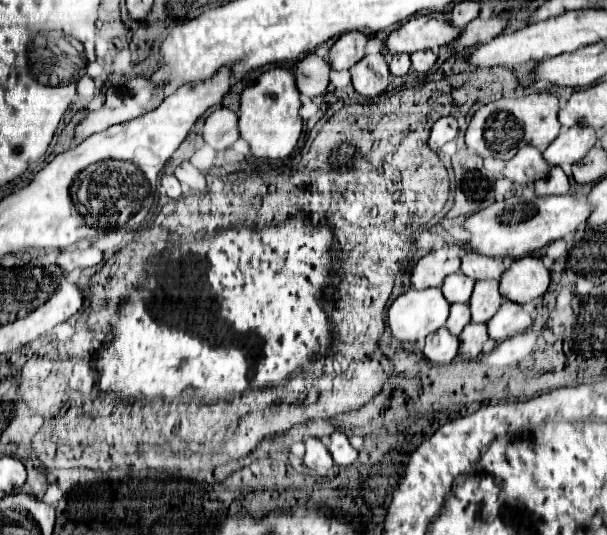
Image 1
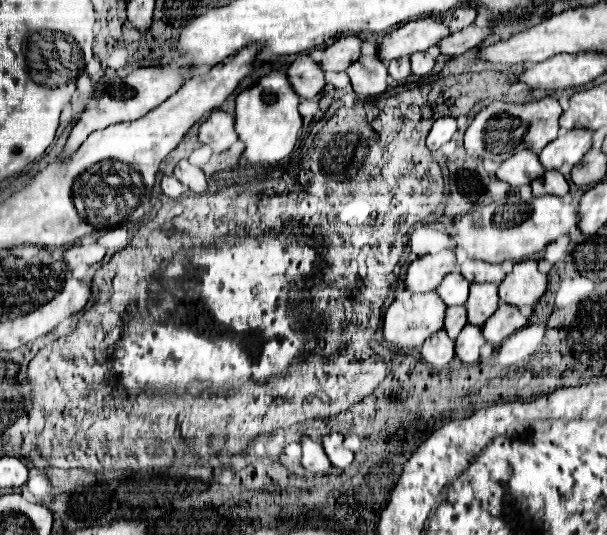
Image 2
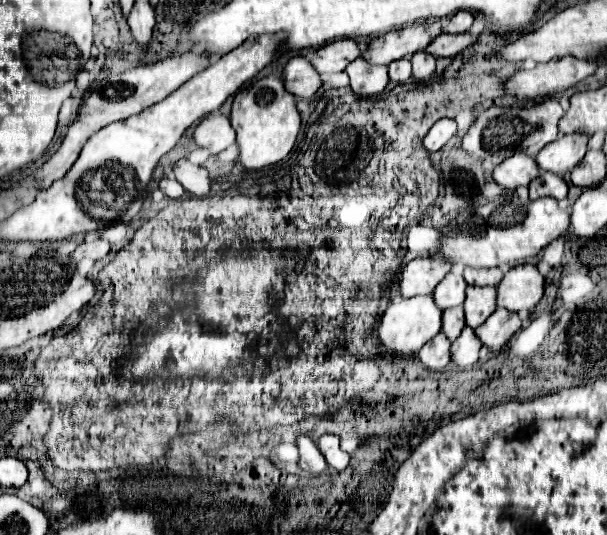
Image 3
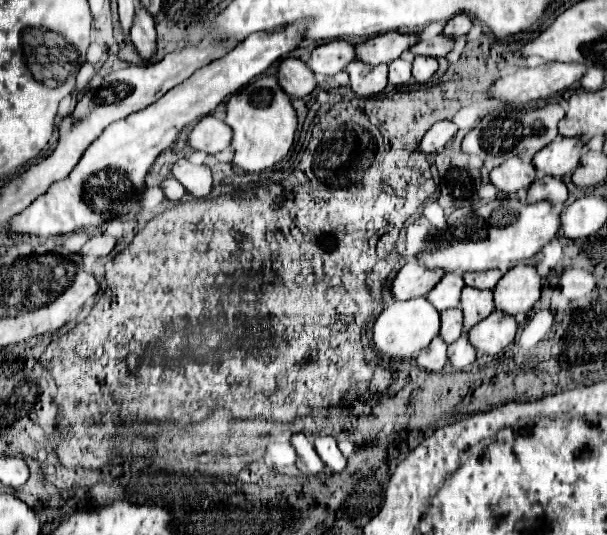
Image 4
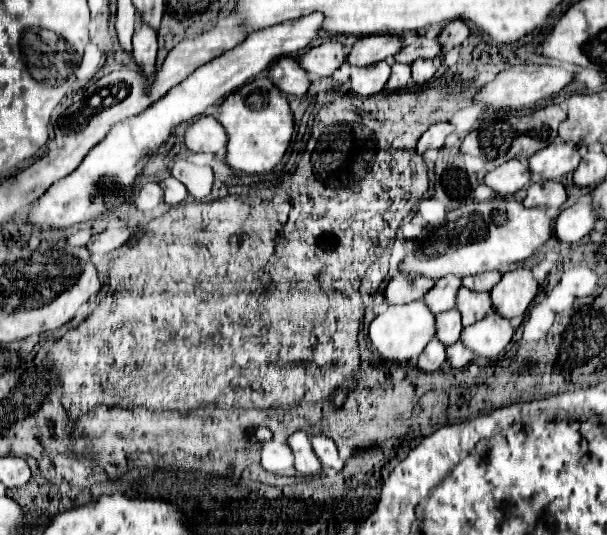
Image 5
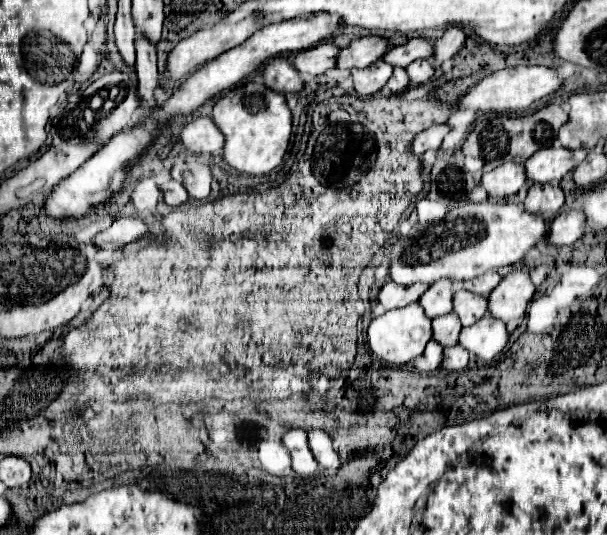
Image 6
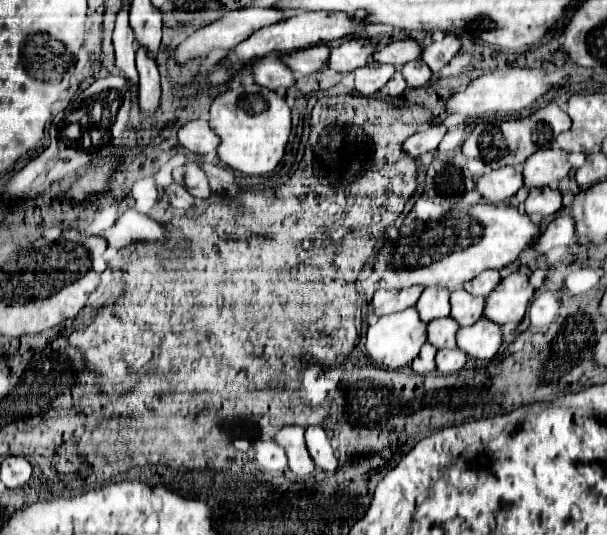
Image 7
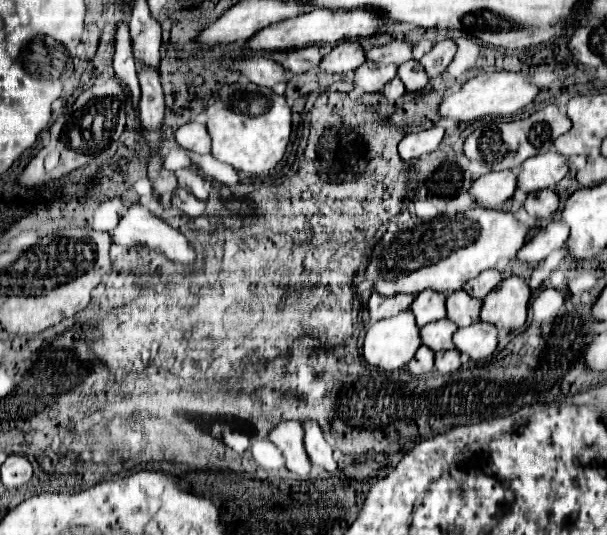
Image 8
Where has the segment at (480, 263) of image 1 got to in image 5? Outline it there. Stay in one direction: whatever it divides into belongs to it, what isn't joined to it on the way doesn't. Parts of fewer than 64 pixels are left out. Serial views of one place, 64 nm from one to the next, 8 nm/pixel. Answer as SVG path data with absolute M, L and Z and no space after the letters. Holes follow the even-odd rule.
M484 272L480 276L468 276L462 280L462 286L474 292L490 292L498 282L502 274L500 272Z

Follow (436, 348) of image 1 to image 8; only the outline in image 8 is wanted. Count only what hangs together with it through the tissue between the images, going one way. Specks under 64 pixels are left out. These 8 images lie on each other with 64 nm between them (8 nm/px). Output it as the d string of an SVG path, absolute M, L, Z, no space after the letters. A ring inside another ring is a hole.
M420 346L414 354L414 358L408 362L408 370L412 372L412 376L430 374L434 370L434 352L430 348Z

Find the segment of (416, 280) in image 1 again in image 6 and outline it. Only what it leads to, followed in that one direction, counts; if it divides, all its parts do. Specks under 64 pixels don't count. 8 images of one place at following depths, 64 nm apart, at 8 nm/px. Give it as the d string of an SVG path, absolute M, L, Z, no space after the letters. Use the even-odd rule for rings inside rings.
M386 284L378 292L378 302L384 306L384 310L404 308L406 304L418 302L420 296L428 290L428 284L412 284L412 286L398 286L398 284Z

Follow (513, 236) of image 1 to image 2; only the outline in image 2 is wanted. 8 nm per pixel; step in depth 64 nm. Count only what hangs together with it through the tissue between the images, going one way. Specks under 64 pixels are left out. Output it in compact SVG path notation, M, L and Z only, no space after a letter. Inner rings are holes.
M510 196L504 204L488 204L480 210L464 214L454 224L454 234L450 238L456 244L456 250L462 250L472 260L482 260L488 264L500 262L524 262L532 254L544 250L550 242L568 234L576 228L578 212L576 204L566 202L558 196L540 196L532 198L530 204L522 202L518 196Z

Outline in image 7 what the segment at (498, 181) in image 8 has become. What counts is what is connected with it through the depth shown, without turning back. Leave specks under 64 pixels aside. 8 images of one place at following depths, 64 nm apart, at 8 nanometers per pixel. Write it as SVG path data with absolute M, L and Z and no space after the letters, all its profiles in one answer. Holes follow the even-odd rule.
M540 150L524 162L524 188L556 186L568 172L570 162L564 150ZM504 166L484 174L476 182L476 192L482 196L484 204L498 204L514 196L522 188L522 172L514 166Z

